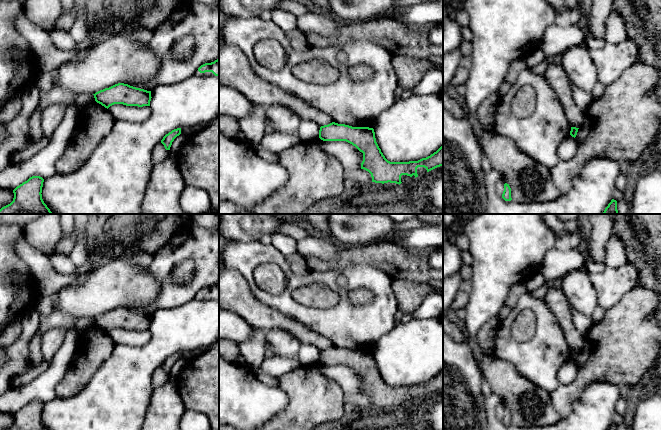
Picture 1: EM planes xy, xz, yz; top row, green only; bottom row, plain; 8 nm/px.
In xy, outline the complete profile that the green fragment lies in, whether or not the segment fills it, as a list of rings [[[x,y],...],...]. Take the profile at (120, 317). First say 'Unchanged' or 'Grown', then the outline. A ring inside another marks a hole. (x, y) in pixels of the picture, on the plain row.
Unchanged. [[[124,307],[115,308],[96,316],[95,325],[105,332],[114,328],[123,328],[126,330],[150,330],[151,315],[136,312]]]

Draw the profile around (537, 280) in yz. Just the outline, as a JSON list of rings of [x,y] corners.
[[[538,271],[536,274],[534,274],[528,280],[526,280],[525,285],[526,285],[527,292],[529,292],[529,293],[533,292],[534,290],[543,286],[546,282],[547,281],[542,276],[541,272]]]

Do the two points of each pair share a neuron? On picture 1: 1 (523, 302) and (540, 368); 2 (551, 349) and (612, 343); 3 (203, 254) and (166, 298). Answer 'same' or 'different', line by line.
1: same
2: different
3: same

